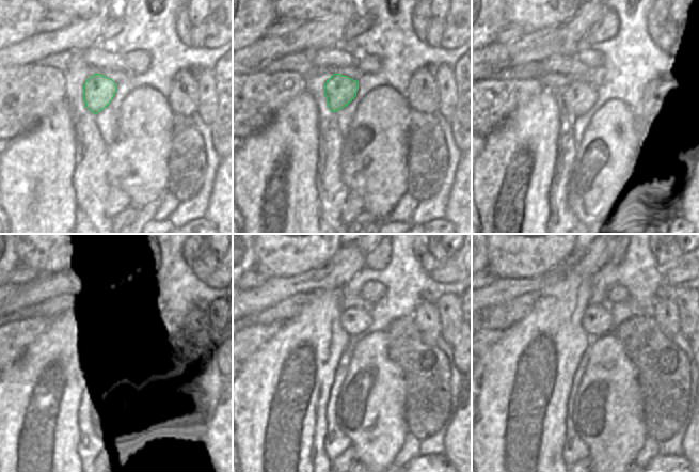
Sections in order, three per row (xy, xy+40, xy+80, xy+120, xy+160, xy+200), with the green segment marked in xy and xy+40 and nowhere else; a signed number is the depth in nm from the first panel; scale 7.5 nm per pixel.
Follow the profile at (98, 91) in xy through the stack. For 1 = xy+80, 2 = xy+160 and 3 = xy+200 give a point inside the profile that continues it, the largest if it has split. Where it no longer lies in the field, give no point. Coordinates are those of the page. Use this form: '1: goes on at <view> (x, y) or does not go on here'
1: goes on at xy+80 (580, 95)
2: goes on at xy+160 (354, 320)
3: goes on at xy+200 (597, 319)

